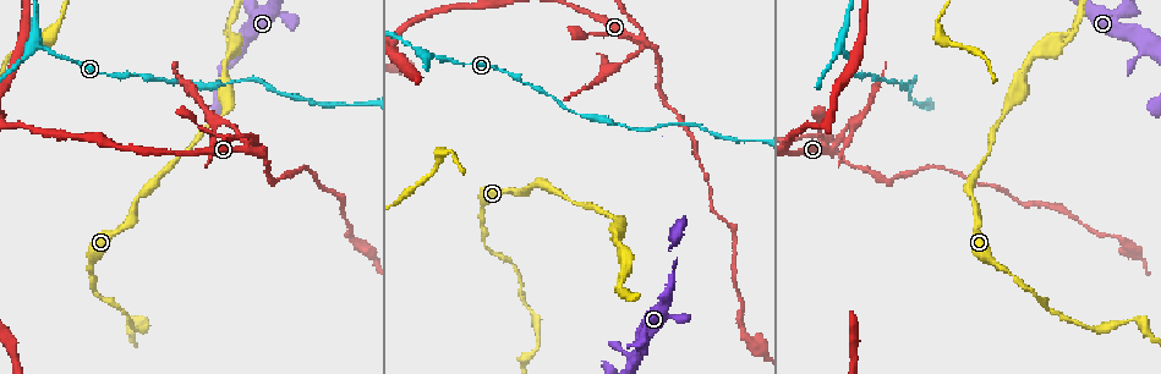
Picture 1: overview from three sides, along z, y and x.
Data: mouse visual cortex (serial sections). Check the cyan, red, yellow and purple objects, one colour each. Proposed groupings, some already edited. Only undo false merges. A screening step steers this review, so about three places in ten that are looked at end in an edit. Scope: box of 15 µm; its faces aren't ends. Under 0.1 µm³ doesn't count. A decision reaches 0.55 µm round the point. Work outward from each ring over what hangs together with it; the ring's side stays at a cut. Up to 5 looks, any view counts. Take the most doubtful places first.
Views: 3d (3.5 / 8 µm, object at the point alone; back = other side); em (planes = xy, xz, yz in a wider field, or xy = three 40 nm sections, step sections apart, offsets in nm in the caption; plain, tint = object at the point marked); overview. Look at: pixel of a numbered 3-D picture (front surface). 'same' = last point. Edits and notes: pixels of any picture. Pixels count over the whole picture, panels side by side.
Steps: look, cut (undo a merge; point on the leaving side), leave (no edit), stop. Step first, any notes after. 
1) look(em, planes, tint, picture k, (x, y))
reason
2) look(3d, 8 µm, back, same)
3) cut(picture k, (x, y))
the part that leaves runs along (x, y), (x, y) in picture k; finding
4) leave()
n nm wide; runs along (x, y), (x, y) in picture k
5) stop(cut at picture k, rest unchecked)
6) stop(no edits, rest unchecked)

look(3d, 8 µm, picture 1, (836, 142))
abrupt turn

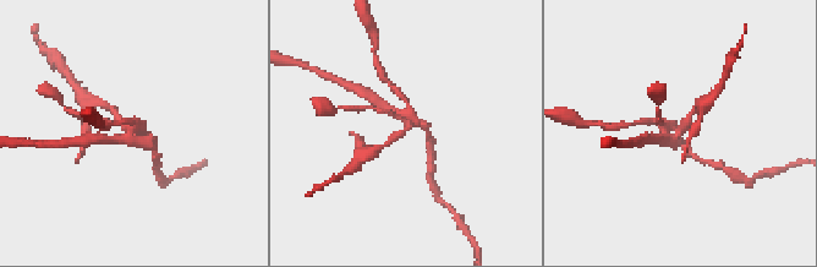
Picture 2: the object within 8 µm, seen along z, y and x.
look(em, xy, step 3, tint, picture 2, (405, 132))

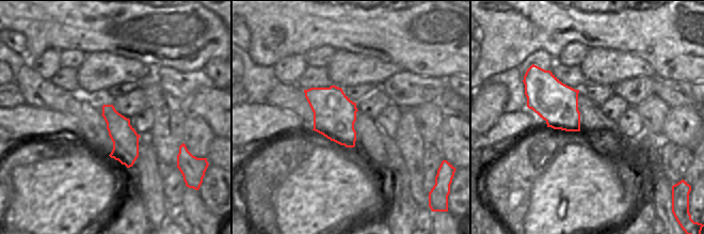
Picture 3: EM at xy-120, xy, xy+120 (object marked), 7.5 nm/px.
cut(picture 2, (687, 126))
the part that leaves runs along (414, 121), (426, 129), (431, 157) in picture 2; two cells meet here

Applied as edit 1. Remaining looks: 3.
look(overview)
see it whole again

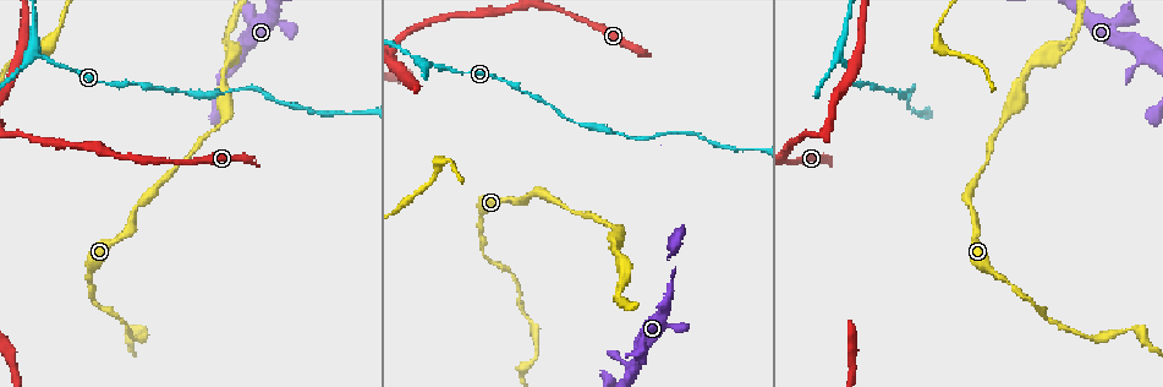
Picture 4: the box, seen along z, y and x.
look(3d, 3.5 µm, picture 4, (1145, 49))
abrupt turn

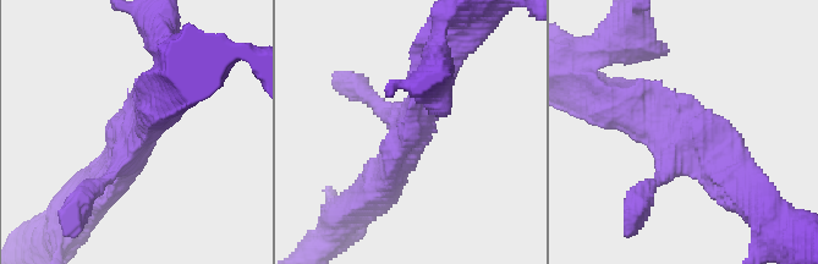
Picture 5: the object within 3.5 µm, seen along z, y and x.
look(em, xy, step 2, tint, picture 5, (682, 134))

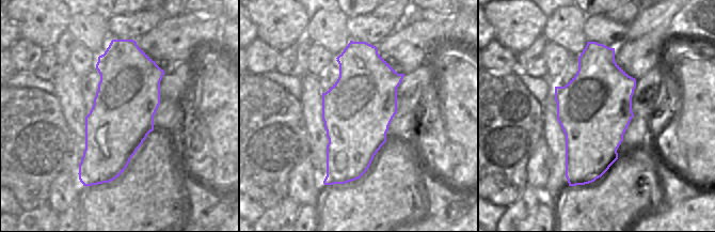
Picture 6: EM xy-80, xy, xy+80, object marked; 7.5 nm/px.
leave()
runs along (618, 102), (659, 109), (737, 183) in picture 5; continuous, no second cell

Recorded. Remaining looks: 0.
stop(cut at picture 2, rest unchecked)

